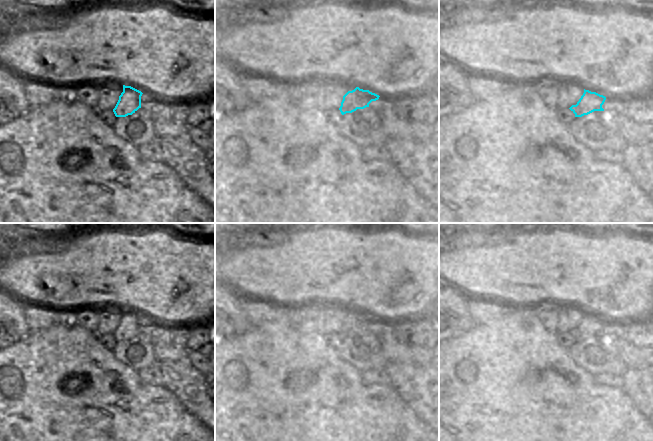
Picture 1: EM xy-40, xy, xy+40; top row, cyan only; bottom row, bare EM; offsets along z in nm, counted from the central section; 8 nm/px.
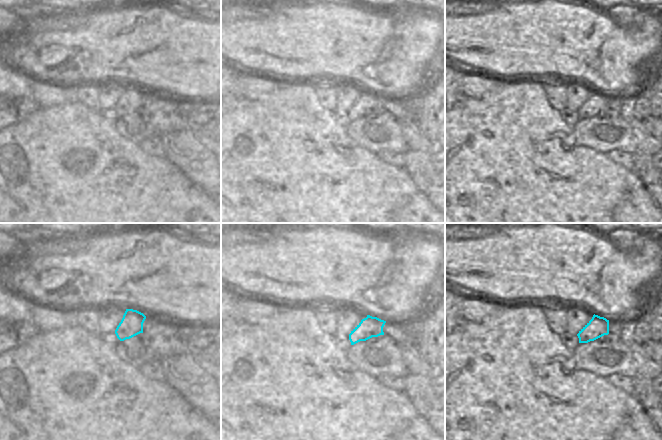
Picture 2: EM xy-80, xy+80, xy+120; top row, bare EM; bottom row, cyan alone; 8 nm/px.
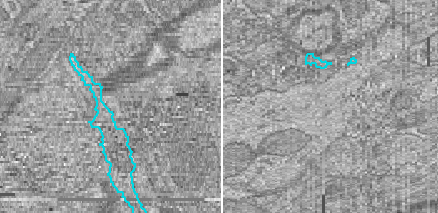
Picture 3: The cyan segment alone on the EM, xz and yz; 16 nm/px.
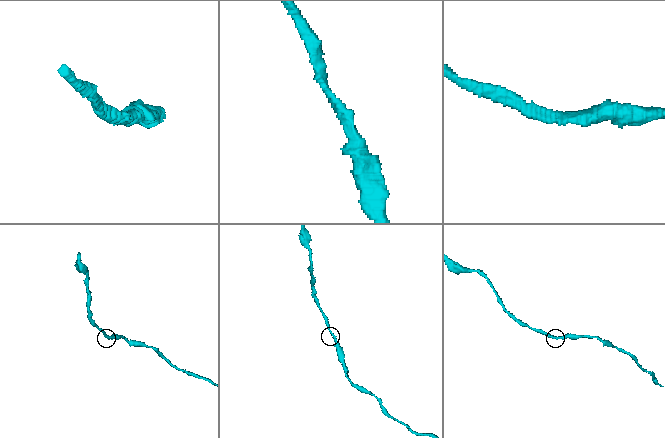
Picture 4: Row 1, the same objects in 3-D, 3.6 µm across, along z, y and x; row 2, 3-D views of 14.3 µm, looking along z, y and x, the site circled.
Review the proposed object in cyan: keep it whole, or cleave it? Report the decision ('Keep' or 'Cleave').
Keep

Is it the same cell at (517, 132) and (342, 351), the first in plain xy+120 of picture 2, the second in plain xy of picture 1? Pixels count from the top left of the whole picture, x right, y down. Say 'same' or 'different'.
different

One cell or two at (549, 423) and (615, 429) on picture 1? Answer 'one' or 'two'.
one

